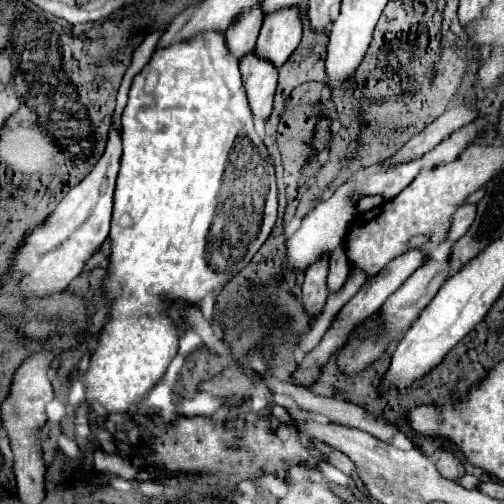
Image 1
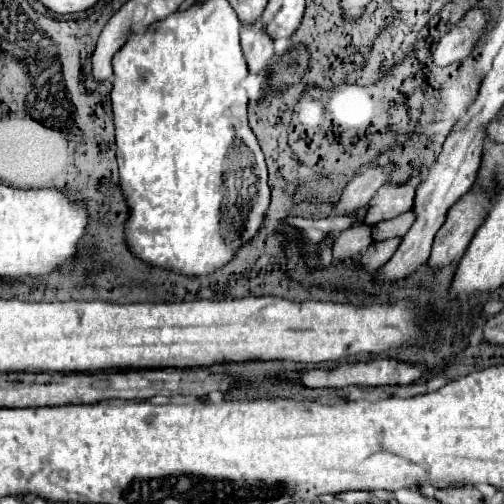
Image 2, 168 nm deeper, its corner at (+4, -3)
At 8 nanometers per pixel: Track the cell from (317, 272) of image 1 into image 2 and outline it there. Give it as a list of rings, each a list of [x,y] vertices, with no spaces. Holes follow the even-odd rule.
[[[382,165],[382,167],[372,167],[362,171],[360,175],[356,175],[344,189],[342,199],[336,207],[336,213],[350,213],[360,205],[366,205],[376,191],[386,183],[388,175],[392,171],[392,165]]]

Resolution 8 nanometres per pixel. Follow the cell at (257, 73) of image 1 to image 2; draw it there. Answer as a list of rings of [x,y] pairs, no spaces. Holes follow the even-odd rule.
[[[244,23],[240,29],[240,43],[250,71],[260,71],[274,53],[274,41],[264,31],[262,23]]]

